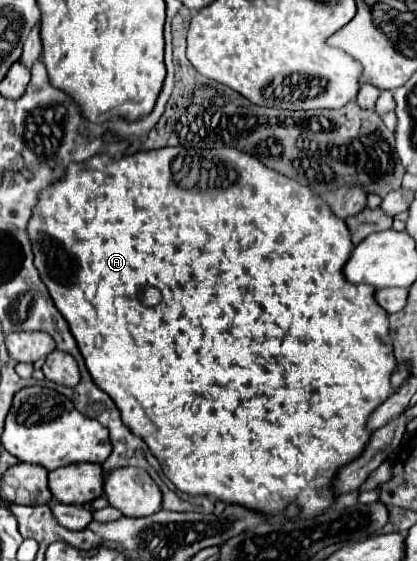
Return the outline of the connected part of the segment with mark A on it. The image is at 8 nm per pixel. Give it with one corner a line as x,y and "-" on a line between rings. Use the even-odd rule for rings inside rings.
156,148
120,160
110,160
110,156
102,154
86,162
70,164
62,180
56,180
38,194
38,204
34,206
34,216
26,232
34,252
34,266
54,306
68,322
94,384
114,400
122,422
148,444
150,452
162,464
166,478
178,490
214,496
226,504
242,504
266,516
282,516
292,502
302,506
302,516
322,514
332,506
334,494
330,492
330,484
334,474
342,464
362,454
370,438
366,420
370,412
388,398
390,376
396,362
386,334
388,314
374,300
376,288
350,284
342,274
354,250
350,232
344,220
338,220
318,194
234,148
-
150,286
158,288
162,294
156,306
142,302
142,294

